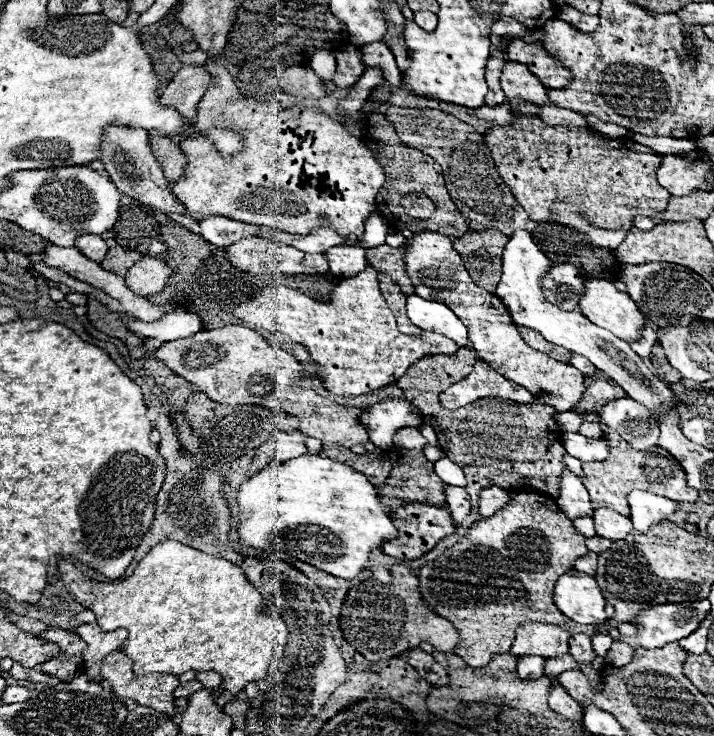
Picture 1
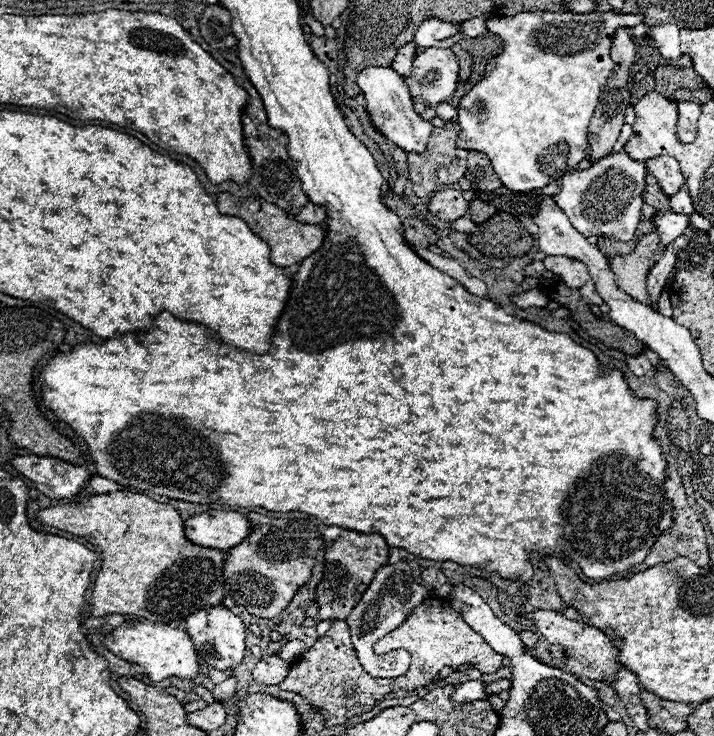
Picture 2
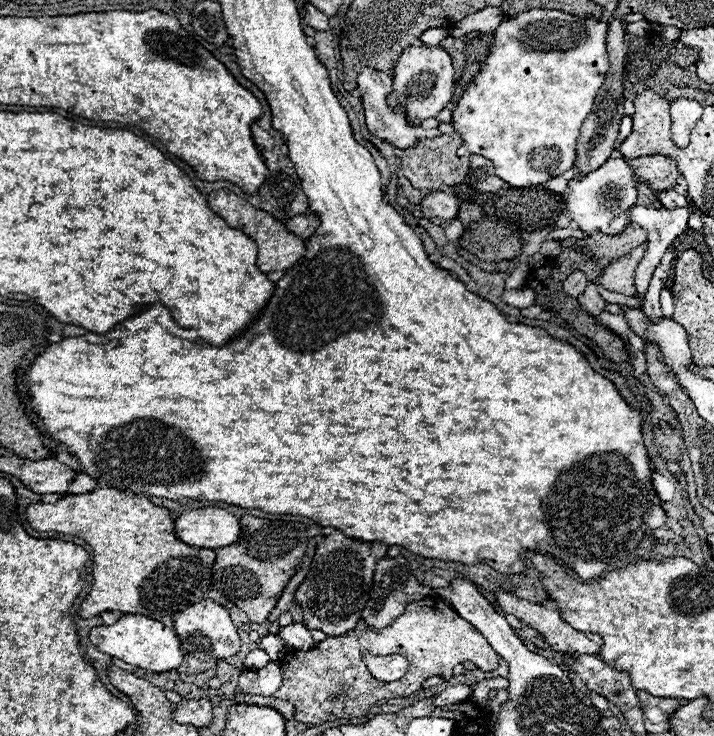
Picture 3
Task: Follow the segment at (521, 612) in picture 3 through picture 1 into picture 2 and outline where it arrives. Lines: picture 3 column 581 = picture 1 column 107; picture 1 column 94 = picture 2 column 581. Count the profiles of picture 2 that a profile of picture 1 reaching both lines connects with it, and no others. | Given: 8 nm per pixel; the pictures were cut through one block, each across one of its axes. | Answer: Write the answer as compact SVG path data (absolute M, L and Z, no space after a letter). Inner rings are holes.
M554 610L526 612L524 616L538 626L540 634L546 636L546 642L550 642L552 646L556 646L568 654L570 664L566 664L566 668L572 674L578 674L580 680L612 680L612 676L618 672L618 668L622 668L622 664L616 662L618 650L612 646L612 640L604 632L590 628L590 626L584 626L576 620L570 620Z

